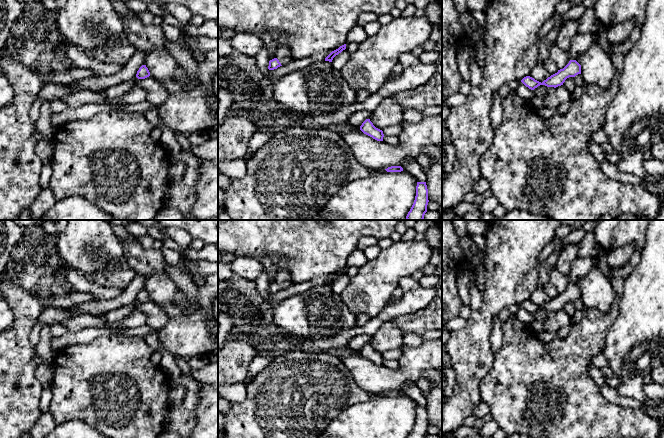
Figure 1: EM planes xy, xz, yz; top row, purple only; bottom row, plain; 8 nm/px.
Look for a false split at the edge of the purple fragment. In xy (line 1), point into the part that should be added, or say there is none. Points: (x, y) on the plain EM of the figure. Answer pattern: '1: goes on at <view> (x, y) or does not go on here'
1: does not go on here

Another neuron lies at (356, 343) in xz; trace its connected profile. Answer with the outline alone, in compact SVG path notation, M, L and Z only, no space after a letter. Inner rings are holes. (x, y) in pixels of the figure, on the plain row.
M358 335L353 337L348 343L347 343L347 347L349 349L352 349L354 351L358 351L360 352L360 350L362 349L362 347L366 344L366 343L370 343L372 339L372 336L369 335Z

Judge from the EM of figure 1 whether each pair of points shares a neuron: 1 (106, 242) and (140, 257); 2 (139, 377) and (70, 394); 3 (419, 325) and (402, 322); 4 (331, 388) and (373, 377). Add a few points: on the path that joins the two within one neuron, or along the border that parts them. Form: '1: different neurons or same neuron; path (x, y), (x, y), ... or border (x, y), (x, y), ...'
1: different neurons; border (119, 240), (127, 263), (135, 271)
2: same neuron; path (122, 383), (91, 383), (87, 386)
3: same neuron; path (415, 323), (406, 323)
4: different neurons; border (342, 362), (351, 373), (355, 382), (371, 394)

